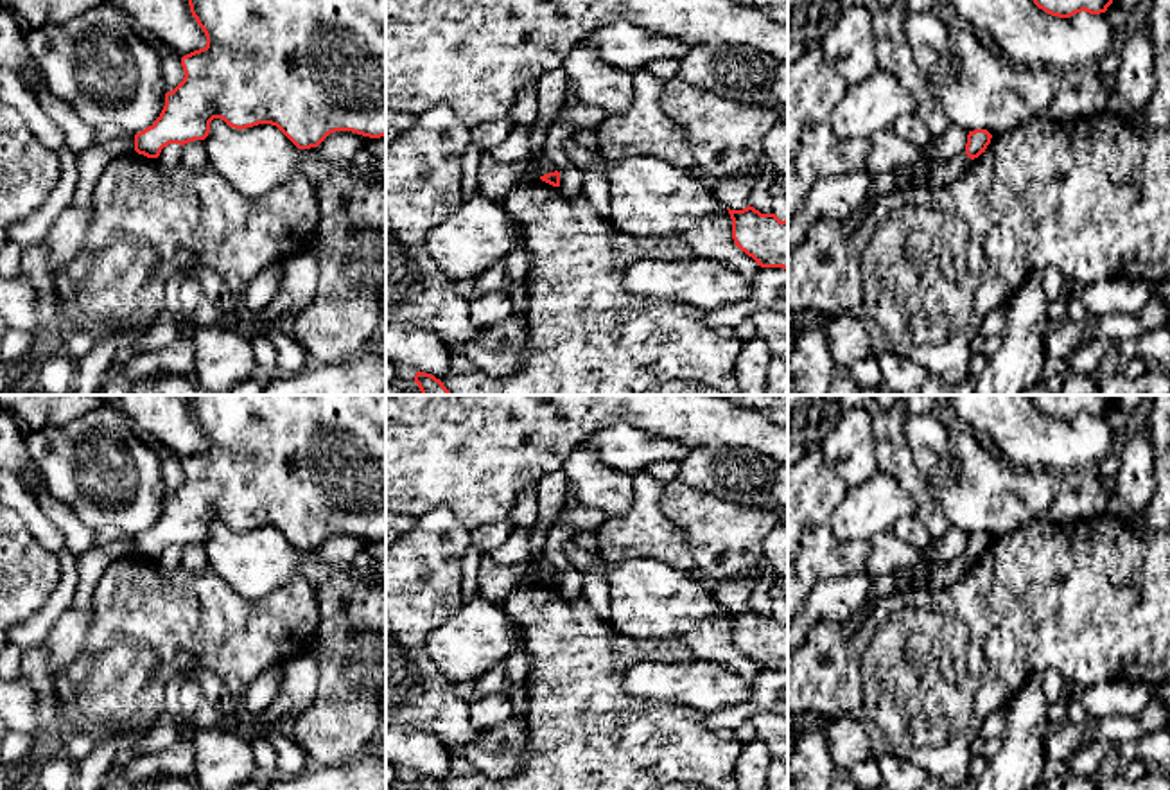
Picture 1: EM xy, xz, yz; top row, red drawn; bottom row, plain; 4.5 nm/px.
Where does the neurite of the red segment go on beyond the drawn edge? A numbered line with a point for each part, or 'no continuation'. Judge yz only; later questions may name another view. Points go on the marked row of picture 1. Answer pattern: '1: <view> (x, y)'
no continuation

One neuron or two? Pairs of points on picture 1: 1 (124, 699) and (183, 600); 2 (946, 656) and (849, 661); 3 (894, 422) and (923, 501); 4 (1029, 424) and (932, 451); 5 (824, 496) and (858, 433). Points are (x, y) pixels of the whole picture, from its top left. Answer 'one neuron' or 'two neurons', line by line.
1: one neuron
2: one neuron
3: one neuron
4: two neurons
5: two neurons

